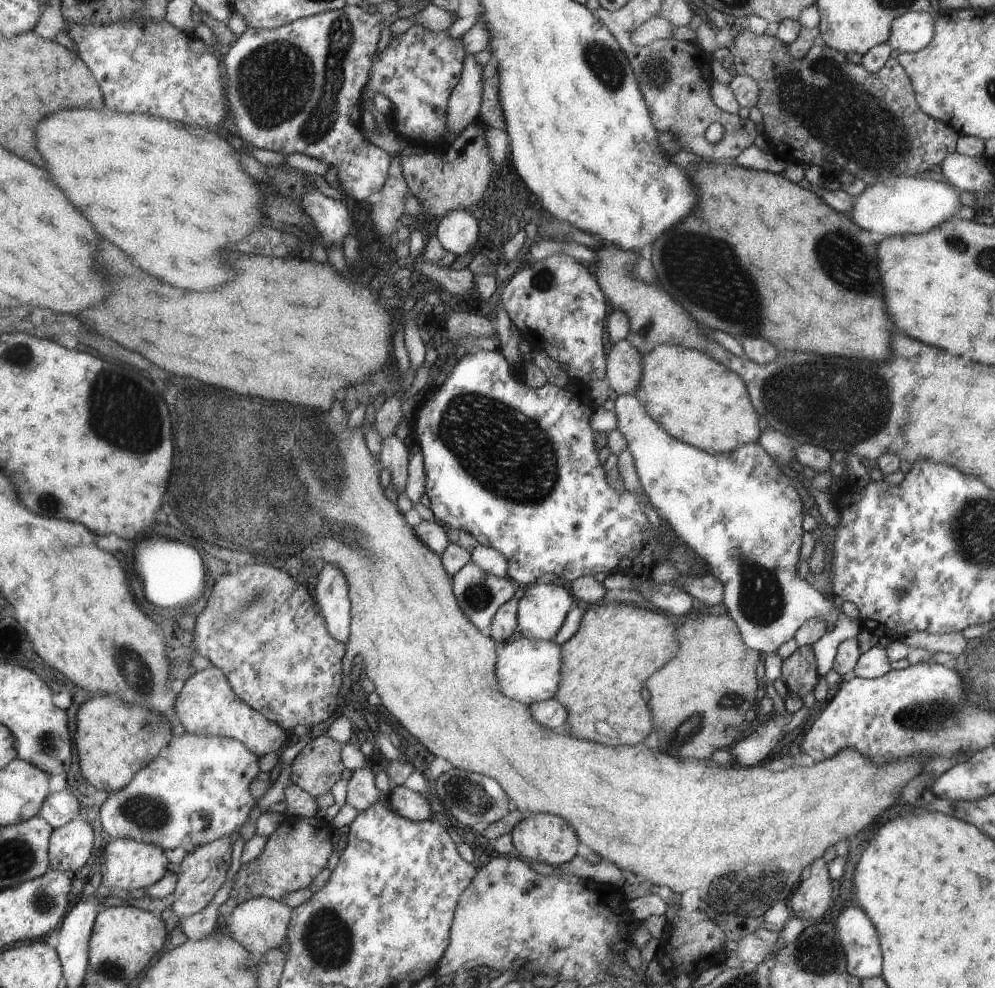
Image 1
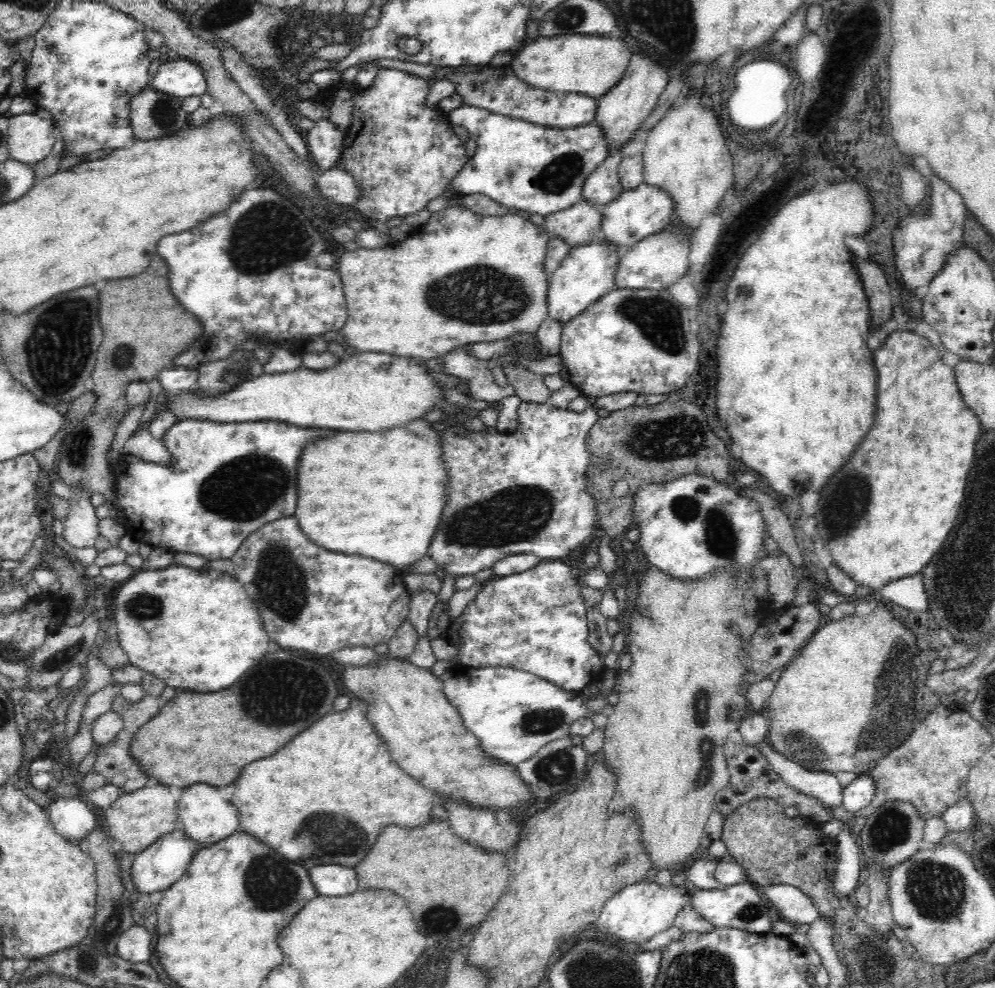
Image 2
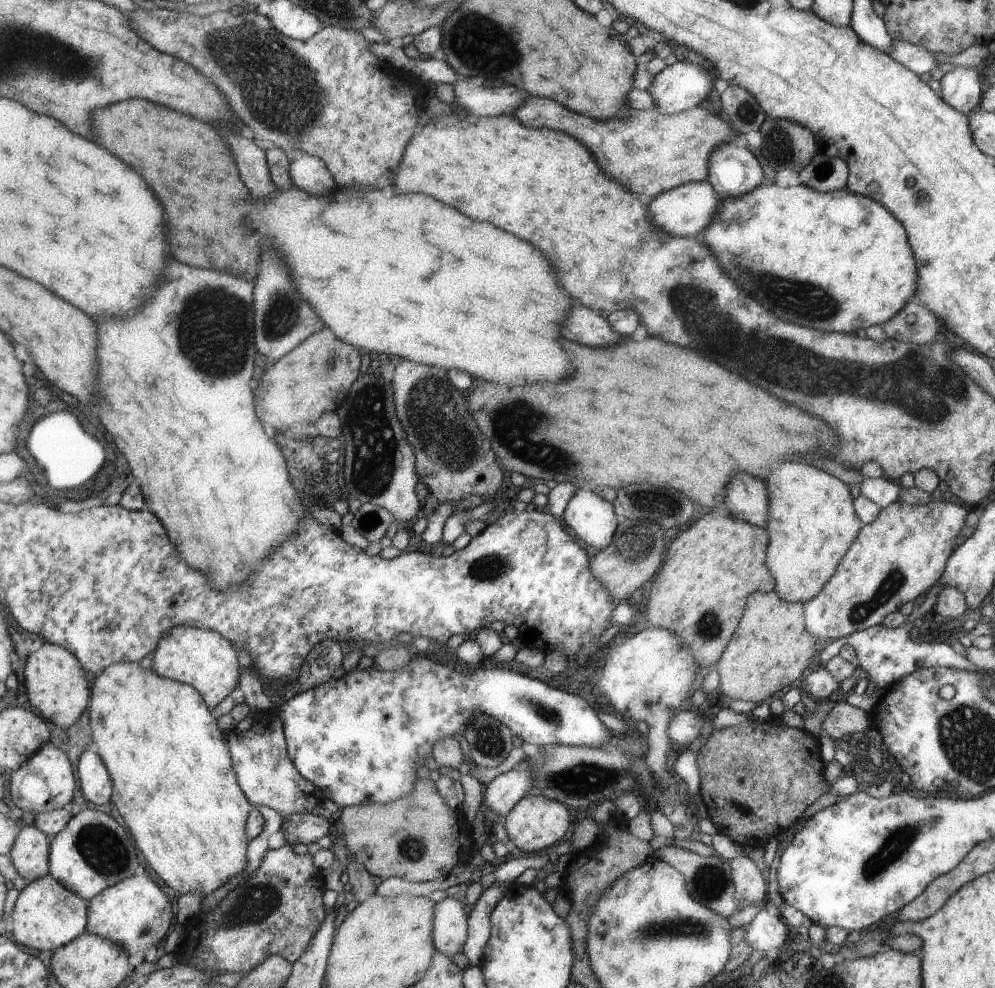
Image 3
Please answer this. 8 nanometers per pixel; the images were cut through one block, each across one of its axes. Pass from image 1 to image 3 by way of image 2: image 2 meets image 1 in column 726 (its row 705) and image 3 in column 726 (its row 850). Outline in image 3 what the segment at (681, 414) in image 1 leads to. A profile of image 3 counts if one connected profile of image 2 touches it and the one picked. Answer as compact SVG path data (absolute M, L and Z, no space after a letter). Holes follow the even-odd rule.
M785 462L767 478L767 486L771 486L771 496L759 478L735 474L722 506L732 517L768 530L765 563L774 576L774 591L788 603L803 604L819 594L835 574L863 524L853 512L849 488L811 466Z

